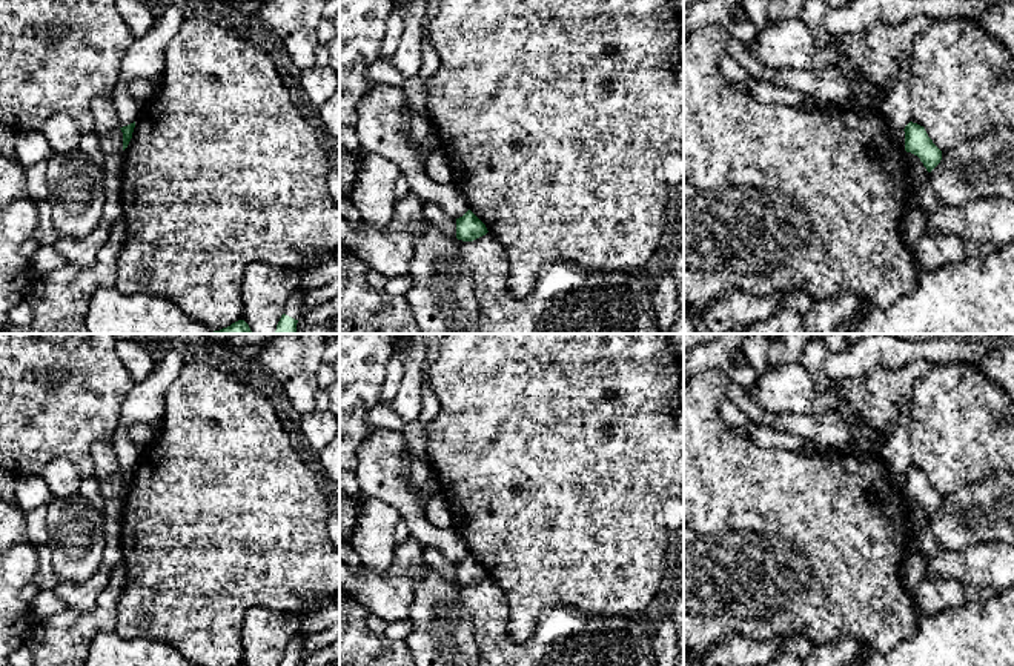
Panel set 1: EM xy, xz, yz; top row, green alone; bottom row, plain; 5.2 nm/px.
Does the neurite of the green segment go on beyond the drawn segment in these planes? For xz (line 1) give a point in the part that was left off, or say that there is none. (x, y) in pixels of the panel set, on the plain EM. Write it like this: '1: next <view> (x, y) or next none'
1: next none

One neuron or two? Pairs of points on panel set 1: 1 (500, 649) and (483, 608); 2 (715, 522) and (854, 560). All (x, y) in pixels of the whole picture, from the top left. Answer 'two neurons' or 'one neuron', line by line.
1: one neuron
2: one neuron

